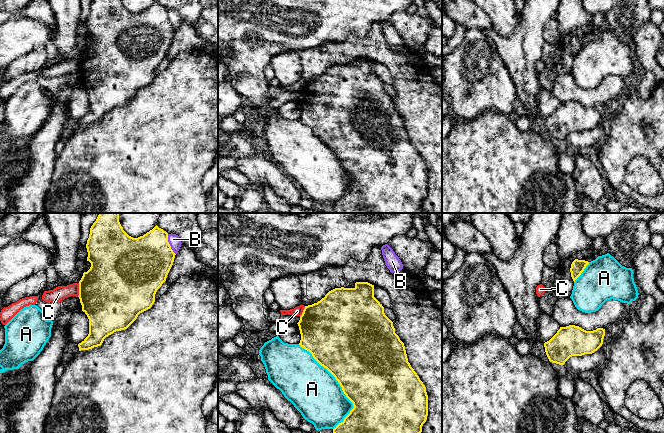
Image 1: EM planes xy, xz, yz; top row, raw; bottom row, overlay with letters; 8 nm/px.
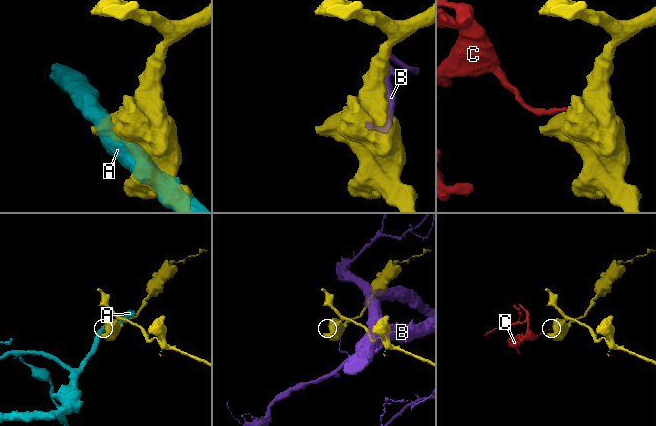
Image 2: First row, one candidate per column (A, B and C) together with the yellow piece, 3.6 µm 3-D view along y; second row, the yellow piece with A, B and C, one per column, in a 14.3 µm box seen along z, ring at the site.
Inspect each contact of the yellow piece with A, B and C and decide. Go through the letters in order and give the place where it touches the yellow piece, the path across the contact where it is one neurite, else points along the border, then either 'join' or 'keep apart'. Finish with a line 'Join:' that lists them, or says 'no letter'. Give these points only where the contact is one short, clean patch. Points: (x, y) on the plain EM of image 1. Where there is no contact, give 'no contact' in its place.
A: meets yellow in xz at (340, 161); keep apart
B: meets yellow in xy at (169, 20); keep apart
C: meets yellow in xy at (79, 66); border along xy (79, 59), (79, 70), (77, 72); keep apart
Join: no letter

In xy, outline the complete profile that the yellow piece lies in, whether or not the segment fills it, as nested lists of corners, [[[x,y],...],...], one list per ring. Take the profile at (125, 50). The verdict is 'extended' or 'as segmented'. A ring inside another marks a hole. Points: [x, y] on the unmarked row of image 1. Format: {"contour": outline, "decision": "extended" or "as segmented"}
{"contour": [[[93,0],[86,20],[87,37],[91,43],[79,57],[79,75],[82,87],[89,95],[89,110],[78,120],[79,127],[101,122],[104,115],[116,107],[127,105],[138,91],[152,83],[157,66],[166,57],[175,29],[168,18],[168,9],[157,1],[138,14],[129,12],[121,0]]], "decision": "as segmented"}

